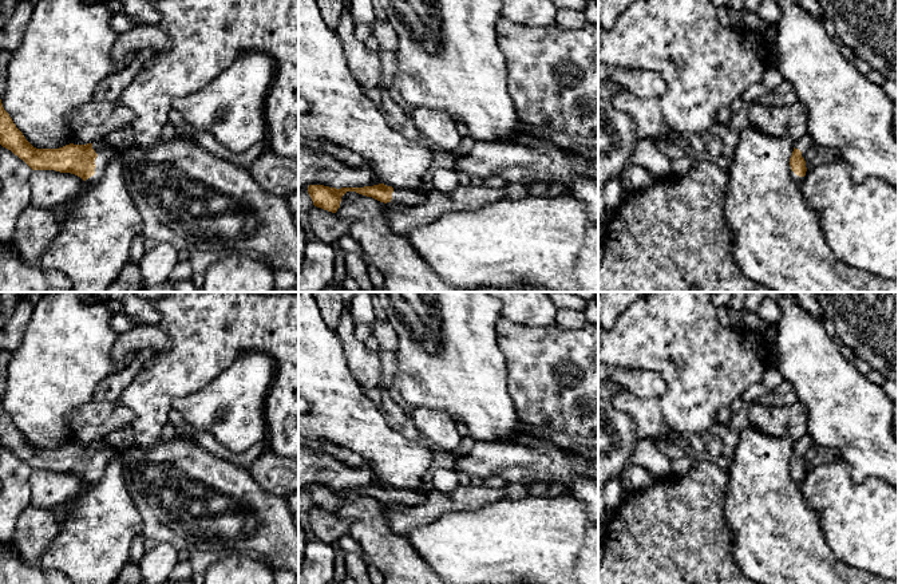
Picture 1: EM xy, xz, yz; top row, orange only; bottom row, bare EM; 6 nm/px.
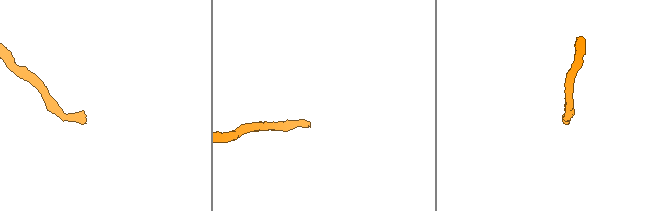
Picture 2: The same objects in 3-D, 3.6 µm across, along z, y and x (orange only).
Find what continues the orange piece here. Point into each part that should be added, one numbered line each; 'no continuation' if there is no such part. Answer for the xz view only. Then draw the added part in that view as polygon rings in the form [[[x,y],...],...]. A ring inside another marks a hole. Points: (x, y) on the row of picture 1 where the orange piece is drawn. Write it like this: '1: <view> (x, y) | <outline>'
1: xz (406, 197) | [[[393,189],[391,202],[401,204],[406,206],[418,206],[424,204],[426,200],[426,194],[422,194],[416,190]]]

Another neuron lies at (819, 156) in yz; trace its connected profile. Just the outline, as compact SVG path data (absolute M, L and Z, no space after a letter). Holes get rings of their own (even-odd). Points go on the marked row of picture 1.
M811 145L806 153L804 161L807 170L815 166L832 163L839 159L836 149Z

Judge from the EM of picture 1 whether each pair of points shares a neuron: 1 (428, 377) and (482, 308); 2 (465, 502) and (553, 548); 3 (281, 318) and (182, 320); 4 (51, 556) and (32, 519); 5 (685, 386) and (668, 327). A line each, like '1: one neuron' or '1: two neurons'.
1: one neuron
2: two neurons
3: one neuron
4: two neurons
5: one neuron

